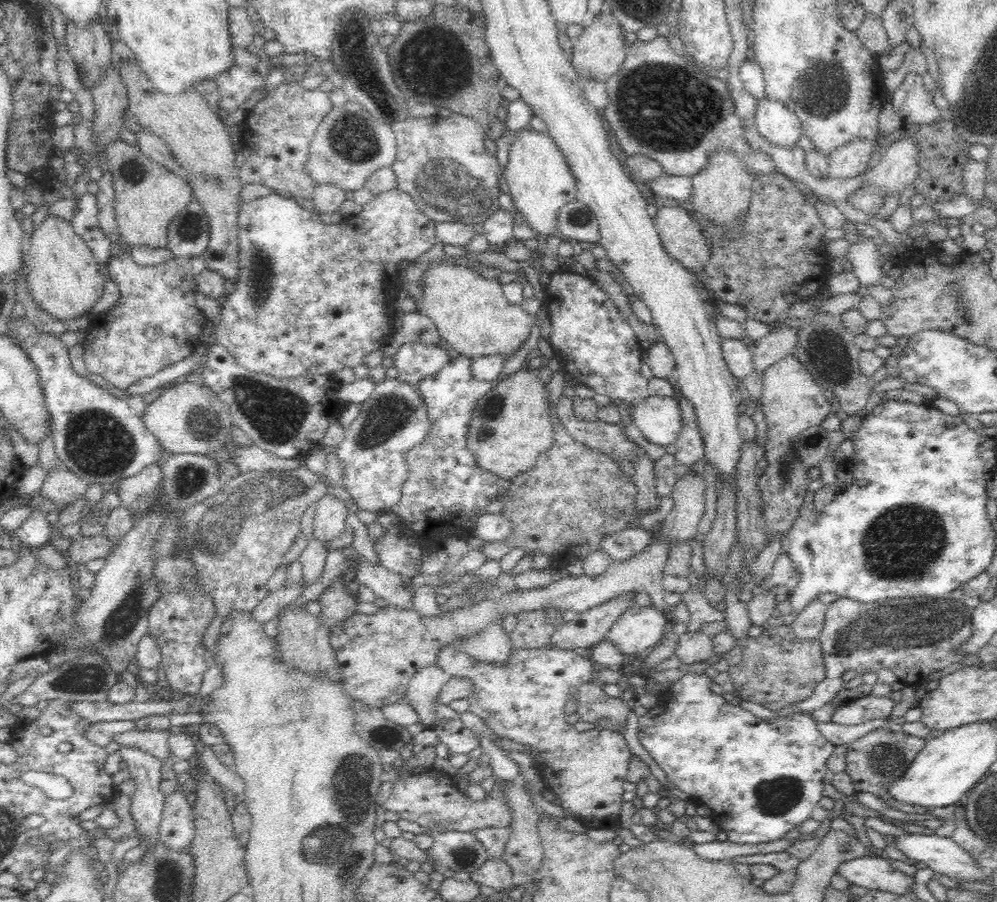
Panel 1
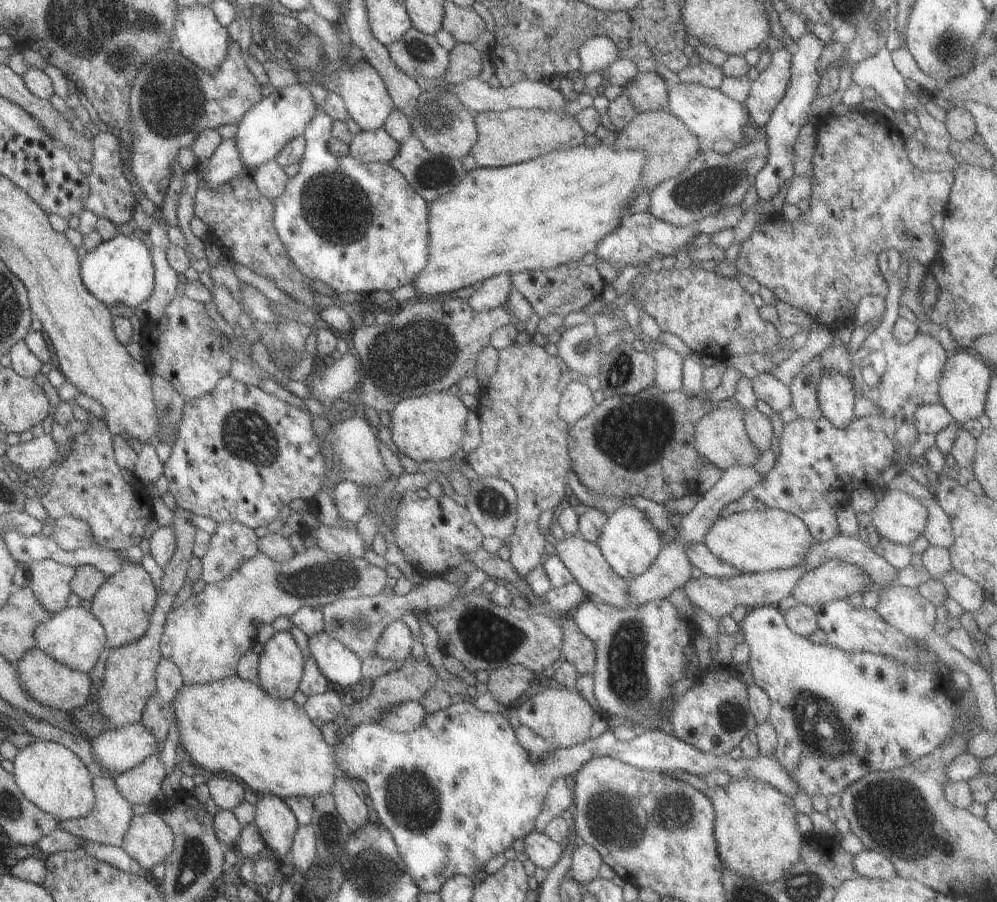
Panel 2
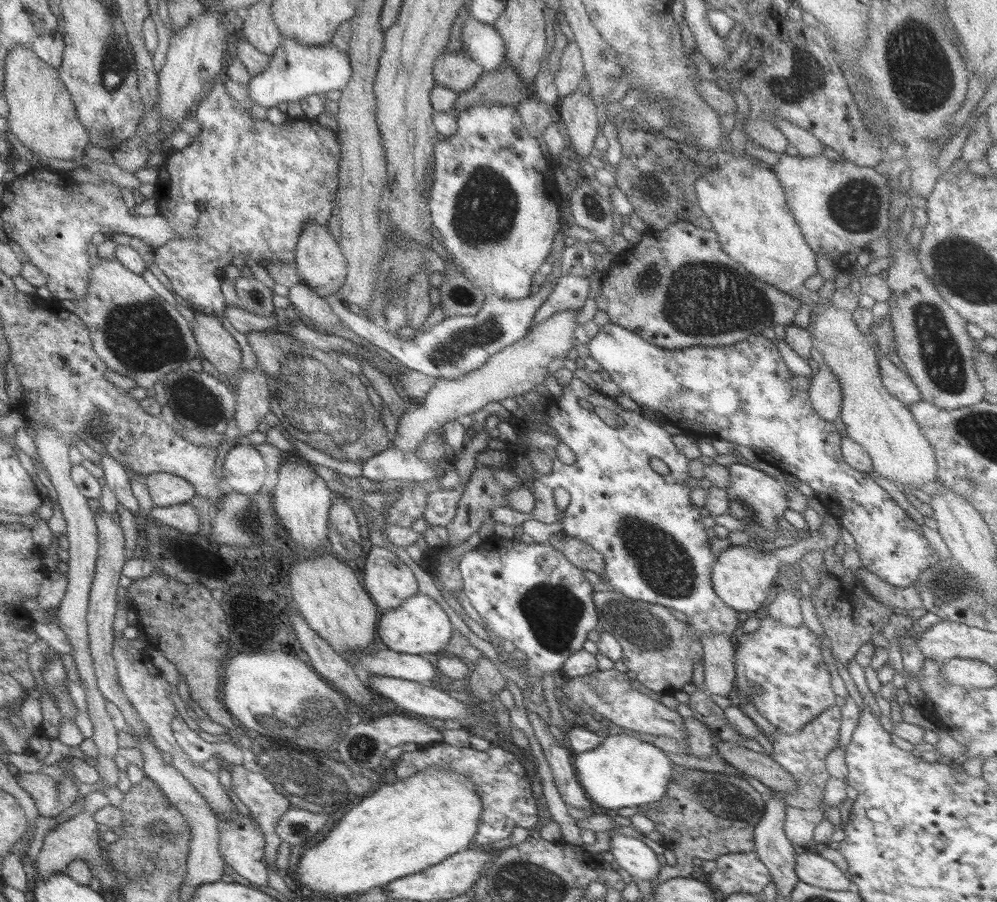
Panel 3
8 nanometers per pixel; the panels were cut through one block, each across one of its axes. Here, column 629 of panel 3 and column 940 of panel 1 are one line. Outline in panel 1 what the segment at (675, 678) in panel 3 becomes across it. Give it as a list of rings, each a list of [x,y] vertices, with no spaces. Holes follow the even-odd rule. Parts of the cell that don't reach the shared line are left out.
[[[839,597],[827,607],[825,623],[817,638],[826,669],[824,680],[814,688],[810,698],[782,708],[776,712],[776,717],[788,718],[798,712],[814,712],[834,697],[840,697],[844,683],[842,675],[847,670],[854,670],[862,676],[887,668],[904,686],[916,686],[924,683],[934,671],[960,666],[967,653],[961,652],[959,646],[971,635],[973,611],[974,608],[966,606],[963,600],[952,598],[888,599],[864,604]]]

